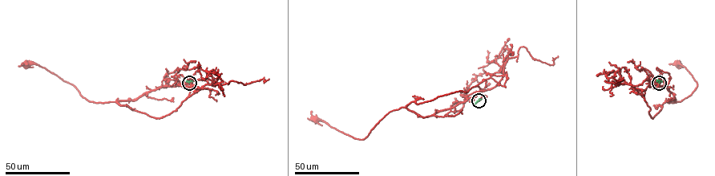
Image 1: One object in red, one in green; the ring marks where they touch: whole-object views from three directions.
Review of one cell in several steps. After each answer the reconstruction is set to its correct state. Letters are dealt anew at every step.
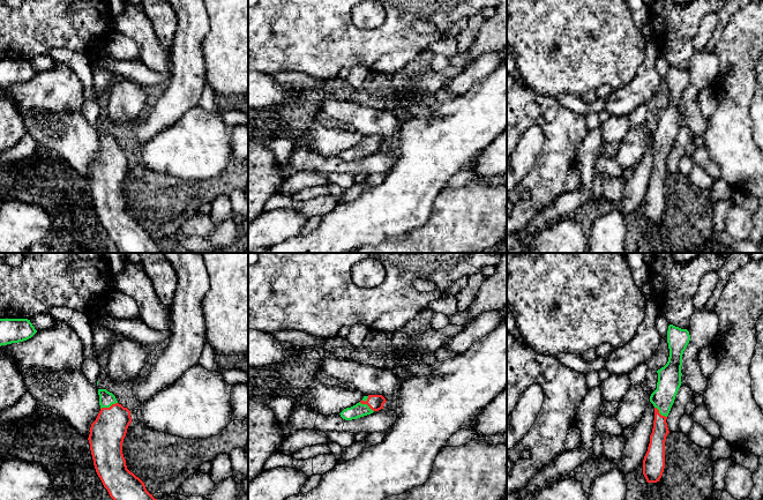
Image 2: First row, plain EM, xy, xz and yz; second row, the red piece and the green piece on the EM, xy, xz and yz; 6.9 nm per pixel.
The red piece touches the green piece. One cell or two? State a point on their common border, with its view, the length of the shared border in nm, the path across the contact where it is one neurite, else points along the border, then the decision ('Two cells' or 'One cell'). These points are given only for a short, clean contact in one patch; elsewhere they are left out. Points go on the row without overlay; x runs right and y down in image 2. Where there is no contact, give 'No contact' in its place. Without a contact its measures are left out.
Touches red at xz (366, 144). Shared border 120 nm. Path across: xz (375, 143), (366, 144), (359, 151). One cell

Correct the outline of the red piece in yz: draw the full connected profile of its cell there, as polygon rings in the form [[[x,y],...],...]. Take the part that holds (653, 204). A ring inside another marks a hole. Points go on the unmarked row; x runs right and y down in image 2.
[[[673,66],[668,67],[668,103],[657,112],[657,130],[650,137],[650,143],[654,148],[654,162],[648,193],[643,201],[643,216],[648,224],[659,223],[664,214],[665,182],[670,174],[666,161],[682,125],[682,96],[689,82],[690,76],[687,70]]]

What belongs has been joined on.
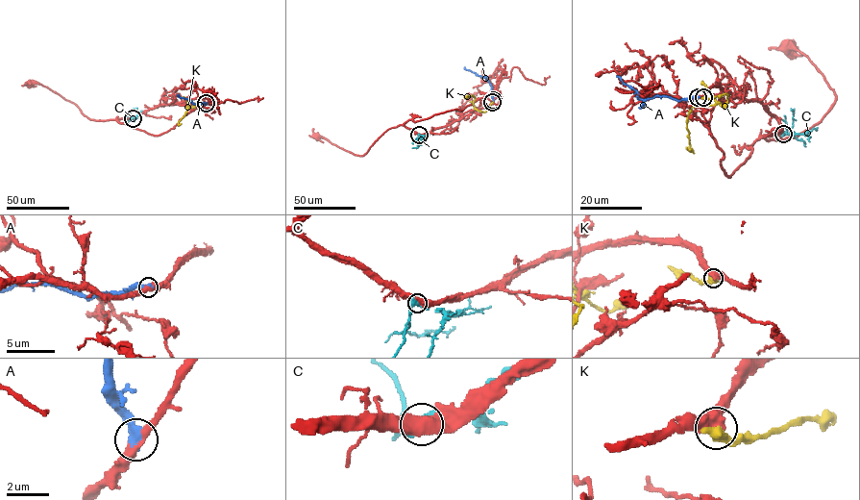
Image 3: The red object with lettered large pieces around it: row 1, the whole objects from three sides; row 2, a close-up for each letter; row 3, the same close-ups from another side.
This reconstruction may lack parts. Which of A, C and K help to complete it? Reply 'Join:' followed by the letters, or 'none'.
Join: A

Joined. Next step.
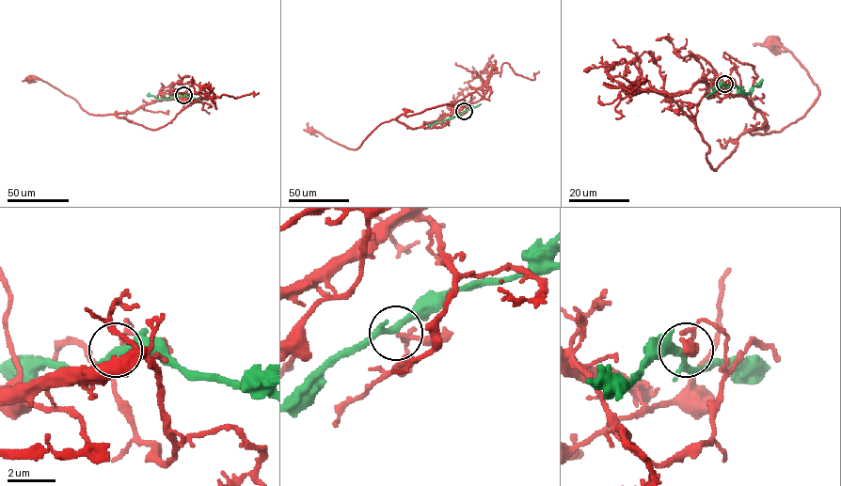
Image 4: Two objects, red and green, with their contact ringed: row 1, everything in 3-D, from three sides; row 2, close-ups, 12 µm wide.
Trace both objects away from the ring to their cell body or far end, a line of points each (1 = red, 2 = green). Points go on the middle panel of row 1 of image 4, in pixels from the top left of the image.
1: (464, 111), (466, 105), (440, 118), (413, 128), (391, 119), (381, 123), (354, 149), (309, 130)
2: (464, 111), (429, 126)

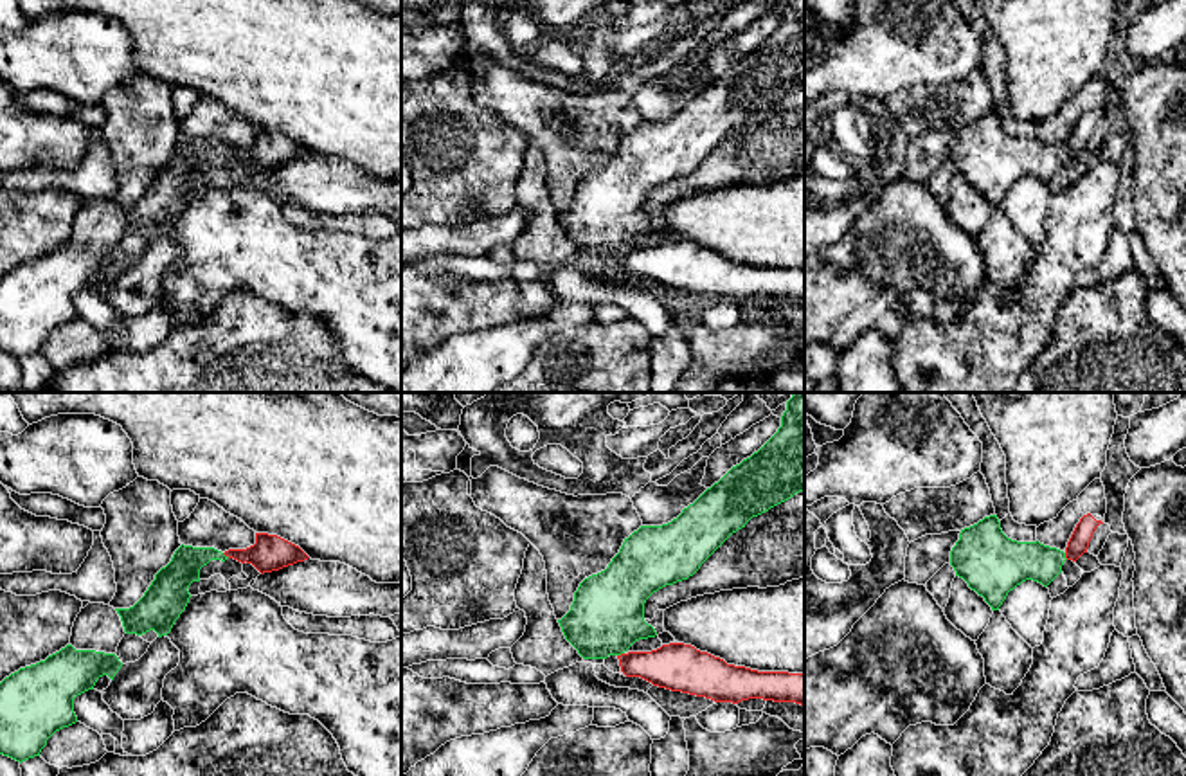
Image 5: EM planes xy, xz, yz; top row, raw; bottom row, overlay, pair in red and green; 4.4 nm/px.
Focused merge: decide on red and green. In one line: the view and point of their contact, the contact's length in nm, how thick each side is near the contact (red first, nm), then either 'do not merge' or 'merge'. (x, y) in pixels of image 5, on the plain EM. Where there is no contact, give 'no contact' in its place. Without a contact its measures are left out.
meets red in xy at (225, 152); contact 40 nm long; 160 nm thick on the red side, 140 nm on the other; do not merge

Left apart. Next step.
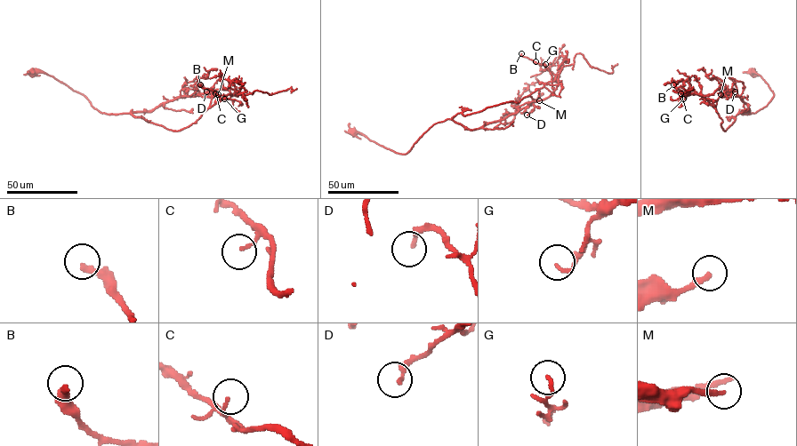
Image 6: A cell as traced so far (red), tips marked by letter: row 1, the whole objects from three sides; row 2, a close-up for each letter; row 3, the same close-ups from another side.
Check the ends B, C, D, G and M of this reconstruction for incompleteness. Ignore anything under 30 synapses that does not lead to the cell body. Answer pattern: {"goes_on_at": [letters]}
{"goes_on_at": ["M"]}

